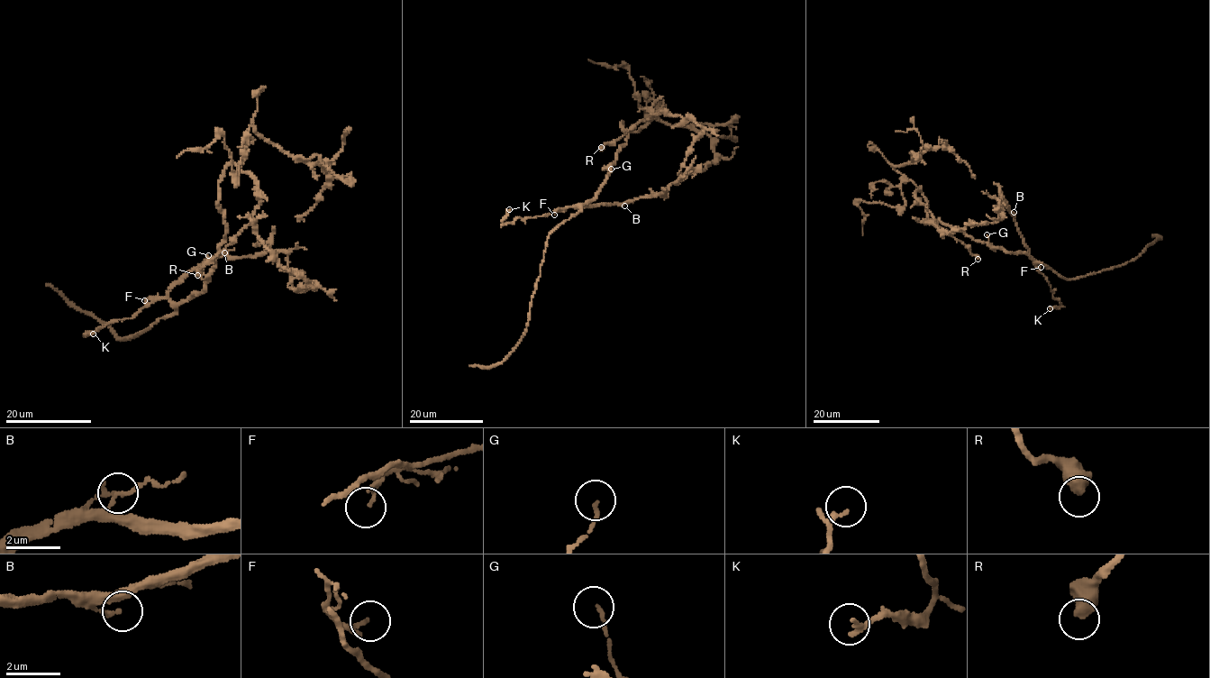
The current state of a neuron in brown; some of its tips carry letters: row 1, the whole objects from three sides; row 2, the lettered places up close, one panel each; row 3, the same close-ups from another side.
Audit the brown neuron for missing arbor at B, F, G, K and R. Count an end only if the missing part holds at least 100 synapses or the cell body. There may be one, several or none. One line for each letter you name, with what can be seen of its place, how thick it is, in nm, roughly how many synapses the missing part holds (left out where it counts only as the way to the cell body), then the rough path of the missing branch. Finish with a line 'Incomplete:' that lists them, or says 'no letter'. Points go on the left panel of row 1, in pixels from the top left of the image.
Incomplete: no letter

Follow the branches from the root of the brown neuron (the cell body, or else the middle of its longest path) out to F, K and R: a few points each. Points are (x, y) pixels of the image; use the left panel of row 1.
F: (213, 267), (204, 292), (199, 295), (194, 295), (177, 305), (167, 297), (144, 300)
K: (213, 267), (204, 292), (177, 305), (167, 297), (156, 299), (131, 317), (85, 334), (93, 334)
R: (213, 267), (226, 233), (217, 182), (233, 163), (256, 180), (259, 206), (250, 224), (197, 275)

